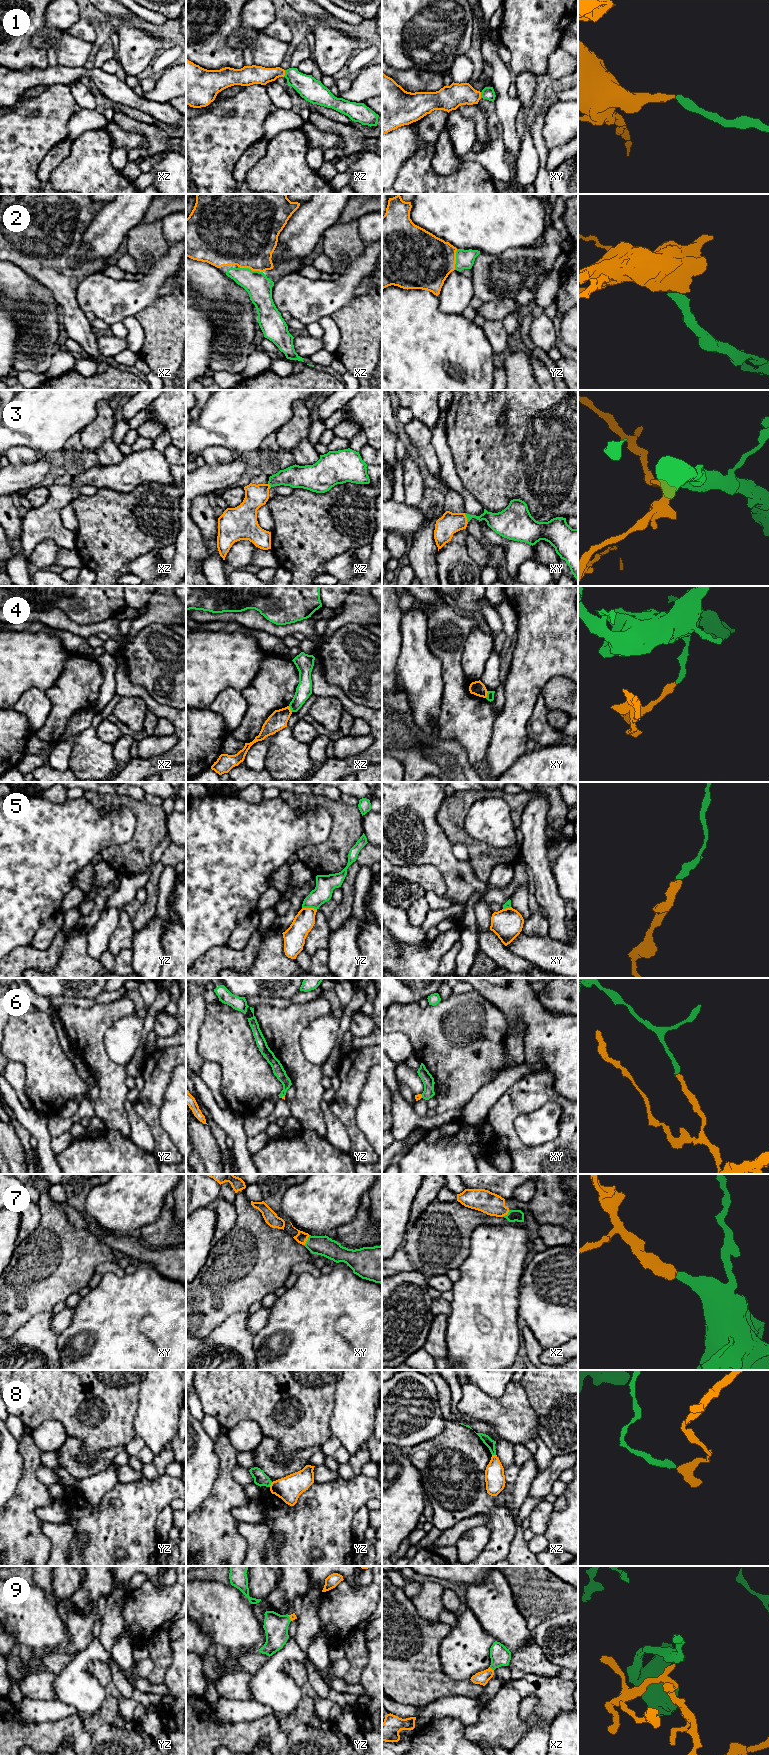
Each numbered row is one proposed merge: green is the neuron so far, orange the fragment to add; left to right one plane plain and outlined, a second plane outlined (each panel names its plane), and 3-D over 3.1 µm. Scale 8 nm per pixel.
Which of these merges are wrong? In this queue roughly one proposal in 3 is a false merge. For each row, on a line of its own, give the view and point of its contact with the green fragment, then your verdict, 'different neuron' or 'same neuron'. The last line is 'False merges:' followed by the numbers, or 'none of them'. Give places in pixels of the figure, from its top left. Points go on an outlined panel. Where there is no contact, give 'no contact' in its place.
1: xz (285, 73) | same neuron
2: xz (250, 269) | same neuron
3: xy (467, 518) | same neuron
4: xy (487, 694) | different neuron
5: yz (309, 907) | different neuron
6: xy (422, 1096) | different neuron
7: xy (307, 1240) | same neuron
8: yz (270, 1484) | different neuron
9: xz (491, 1668) | same neuron
False merges: 4, 5, 6, 8

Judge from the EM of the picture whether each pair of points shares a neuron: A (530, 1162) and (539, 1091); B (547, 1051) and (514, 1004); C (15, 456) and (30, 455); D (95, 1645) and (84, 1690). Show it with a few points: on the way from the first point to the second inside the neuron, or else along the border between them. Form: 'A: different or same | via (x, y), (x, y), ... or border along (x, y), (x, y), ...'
A: same | via (512, 1143), (509, 1137), (509, 1116), (520, 1105)
B: same | via (547, 1039), (526, 1016)
C: same | via (19, 456), (26, 455)
D: same | via (86, 1656), (82, 1660), (82, 1679)

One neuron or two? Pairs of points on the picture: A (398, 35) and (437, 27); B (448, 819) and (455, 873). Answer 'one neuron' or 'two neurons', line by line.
A: one neuron
B: two neurons

